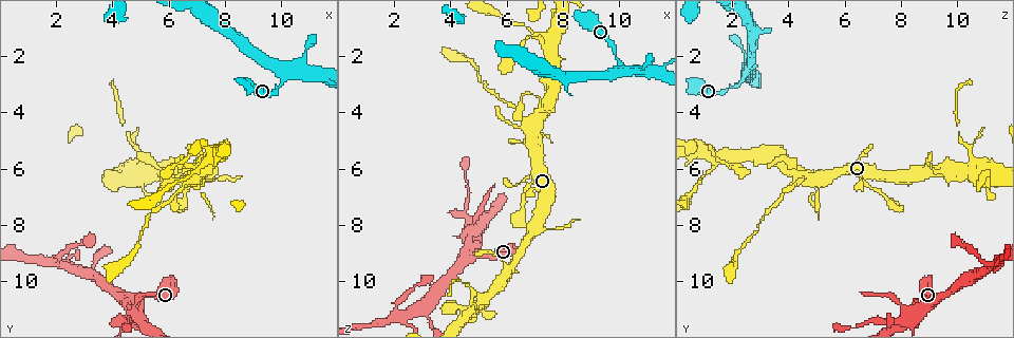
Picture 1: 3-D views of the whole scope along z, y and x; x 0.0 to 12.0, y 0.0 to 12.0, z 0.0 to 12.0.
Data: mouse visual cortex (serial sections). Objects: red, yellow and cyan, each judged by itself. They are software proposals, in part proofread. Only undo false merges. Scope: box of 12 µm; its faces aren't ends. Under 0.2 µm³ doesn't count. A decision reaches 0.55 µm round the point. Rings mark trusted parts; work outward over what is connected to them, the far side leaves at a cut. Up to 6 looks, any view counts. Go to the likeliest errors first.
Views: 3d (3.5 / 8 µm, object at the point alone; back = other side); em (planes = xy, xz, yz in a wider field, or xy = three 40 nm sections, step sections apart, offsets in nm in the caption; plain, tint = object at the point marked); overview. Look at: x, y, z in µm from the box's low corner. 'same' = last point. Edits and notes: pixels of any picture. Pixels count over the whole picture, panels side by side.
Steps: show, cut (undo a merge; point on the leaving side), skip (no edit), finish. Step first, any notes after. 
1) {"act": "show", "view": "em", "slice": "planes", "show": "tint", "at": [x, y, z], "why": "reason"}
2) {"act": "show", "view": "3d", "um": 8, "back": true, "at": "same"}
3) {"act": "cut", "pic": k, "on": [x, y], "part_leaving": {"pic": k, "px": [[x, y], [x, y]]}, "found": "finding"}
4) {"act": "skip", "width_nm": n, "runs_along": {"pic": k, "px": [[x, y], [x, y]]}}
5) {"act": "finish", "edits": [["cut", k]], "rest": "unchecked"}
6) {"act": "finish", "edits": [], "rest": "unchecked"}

{"act": "show", "view": "3d", "um": 3.5, "at": [2.1, 9.4, 11.2], "why": "a fork"}

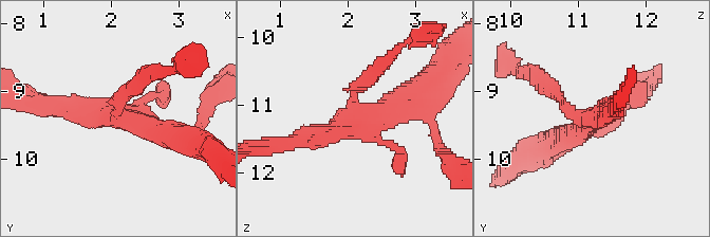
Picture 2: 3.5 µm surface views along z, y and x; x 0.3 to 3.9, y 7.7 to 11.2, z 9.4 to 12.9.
{"act": "show", "view": "em", "slice": "xy", "step": 5, "show": "tint", "at": [2.20, 9.35, 11.30]}

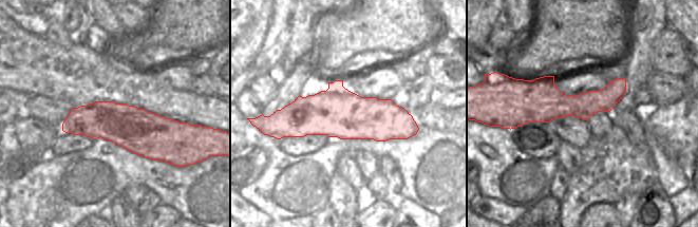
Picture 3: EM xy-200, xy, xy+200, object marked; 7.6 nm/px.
{"act": "skip", "width_nm": 380, "runs_along": {"pic": 2, "px": [[418, 90], [354, 127], [292, 141]]}, "found": "all the same cell"}

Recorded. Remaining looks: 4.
{"act": "show", "view": "3d", "um": 8, "at": [6.9, 6.3, 4.4], "why": "three-way junction"}

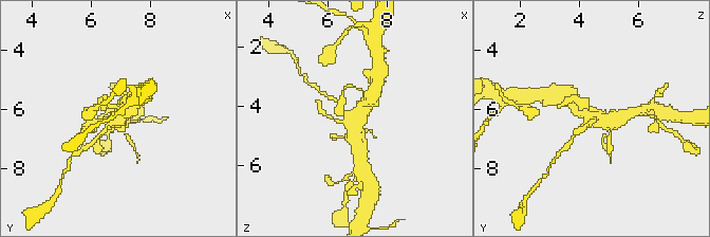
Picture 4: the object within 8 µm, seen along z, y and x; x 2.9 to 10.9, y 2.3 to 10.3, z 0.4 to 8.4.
{"act": "show", "view": "3d", "um": 3.5, "at": [6.9, 6.3, 4.4]}

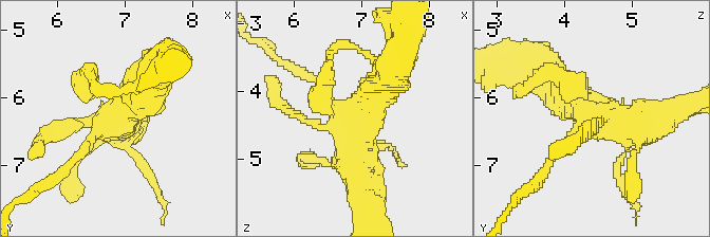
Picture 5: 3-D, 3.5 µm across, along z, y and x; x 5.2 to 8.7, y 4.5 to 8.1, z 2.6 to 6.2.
{"act": "show", "view": "em", "slice": "xy", "step": 2, "show": "tint", "at": [6.90, 6.25, 4.40], "why": "need the tissue"}

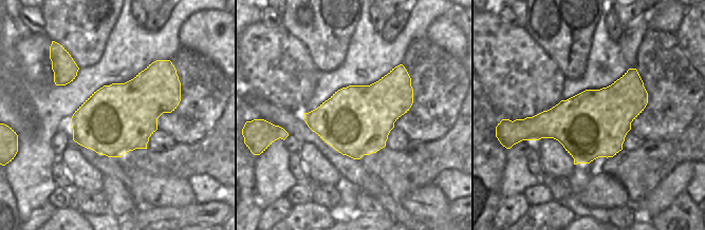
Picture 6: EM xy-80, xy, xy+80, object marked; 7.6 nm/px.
{"act": "skip", "found": "continuous, no second cell"}

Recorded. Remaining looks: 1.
{"act": "show", "view": "3d", "um": 3.5, "at": [10.0, 2.6, 2.4], "why": "small branch off a trunk"}

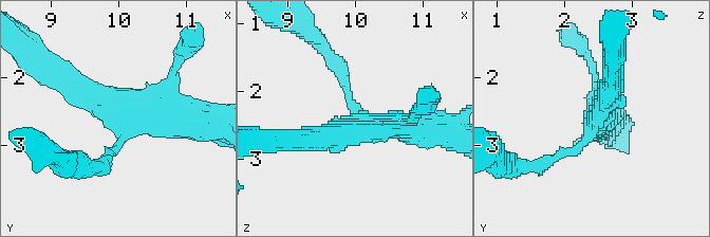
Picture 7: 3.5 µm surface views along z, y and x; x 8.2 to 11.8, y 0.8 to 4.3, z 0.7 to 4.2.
{"act": "skip", "runs_along": {"pic": 7, "px": [[546, 161], [582, 145], [612, 84]]}, "found": "one cell here"}

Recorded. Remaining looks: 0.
{"act": "finish", "edits": [], "rest": "unchecked"}

